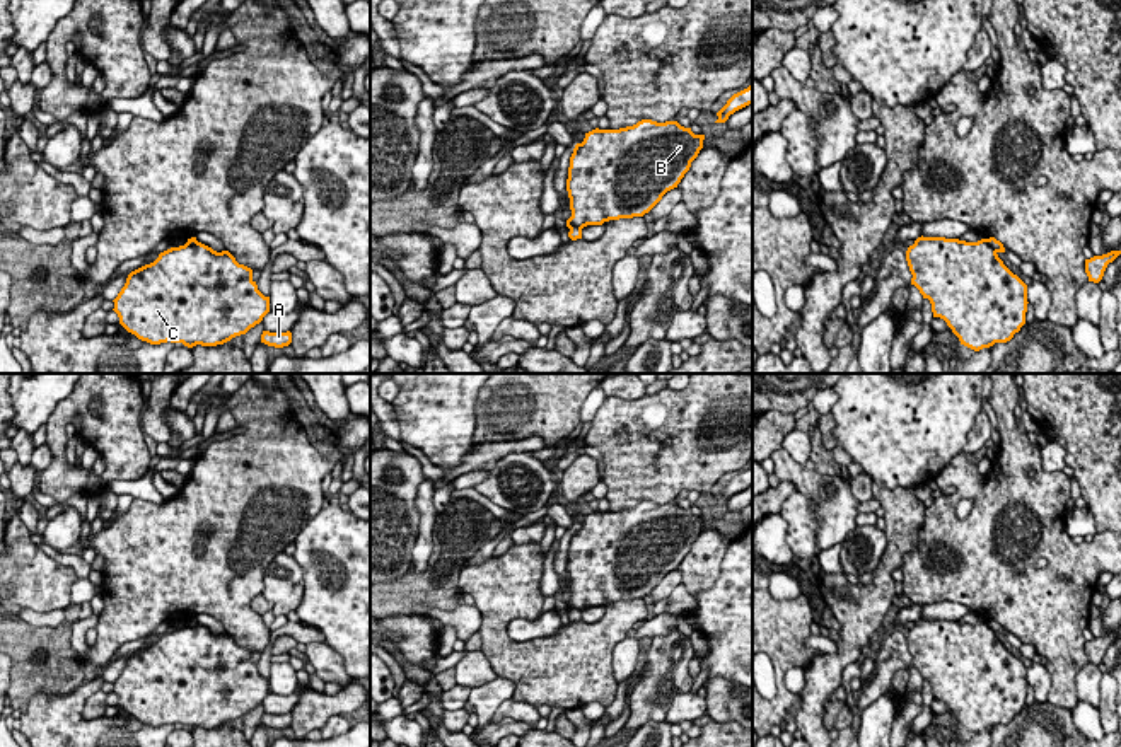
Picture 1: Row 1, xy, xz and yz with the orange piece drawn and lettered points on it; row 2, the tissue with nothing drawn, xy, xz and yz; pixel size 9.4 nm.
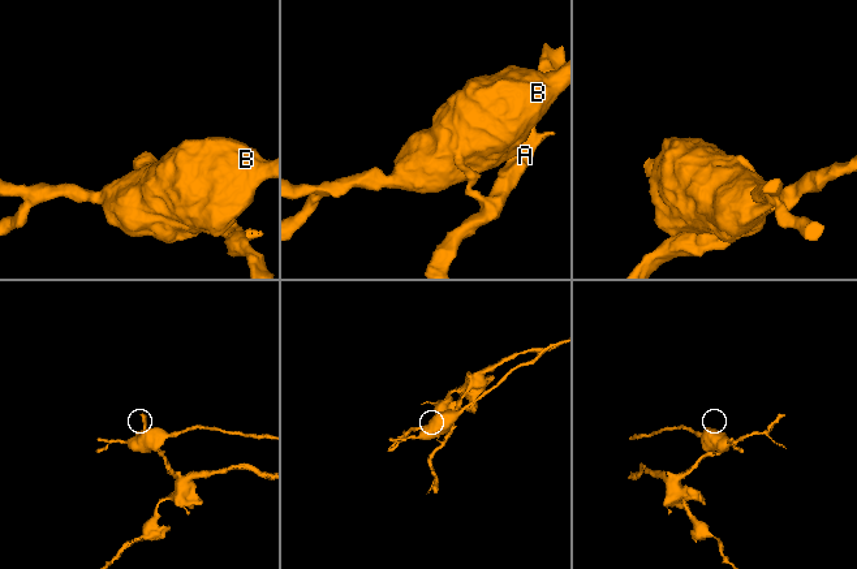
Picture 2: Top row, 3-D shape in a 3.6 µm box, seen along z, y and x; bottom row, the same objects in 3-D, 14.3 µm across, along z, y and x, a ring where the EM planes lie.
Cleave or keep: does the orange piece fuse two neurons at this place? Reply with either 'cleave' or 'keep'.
cleave

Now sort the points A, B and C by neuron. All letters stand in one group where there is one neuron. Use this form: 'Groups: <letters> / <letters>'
Groups: A / B C

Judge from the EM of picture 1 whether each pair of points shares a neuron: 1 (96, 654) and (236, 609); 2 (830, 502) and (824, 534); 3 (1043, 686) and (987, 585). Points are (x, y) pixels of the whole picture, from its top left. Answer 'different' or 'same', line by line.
1: same
2: same
3: different

